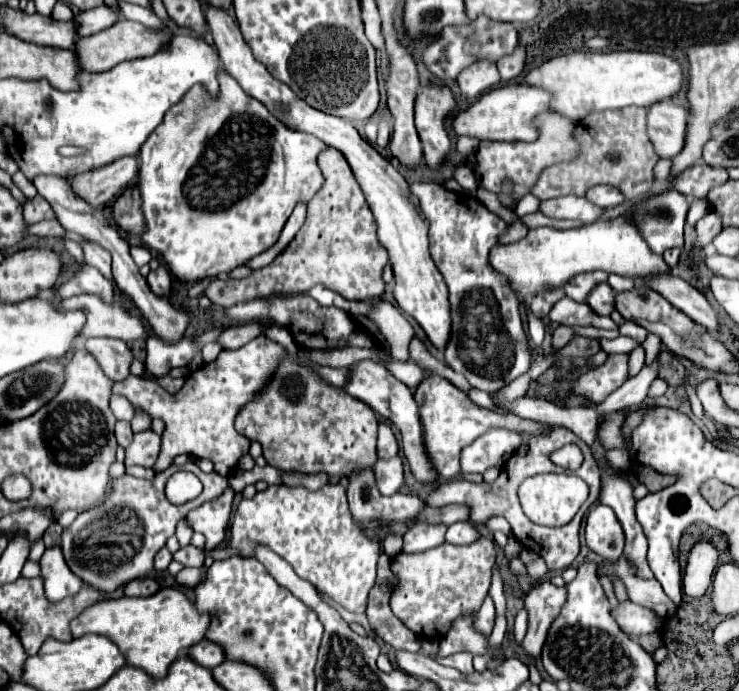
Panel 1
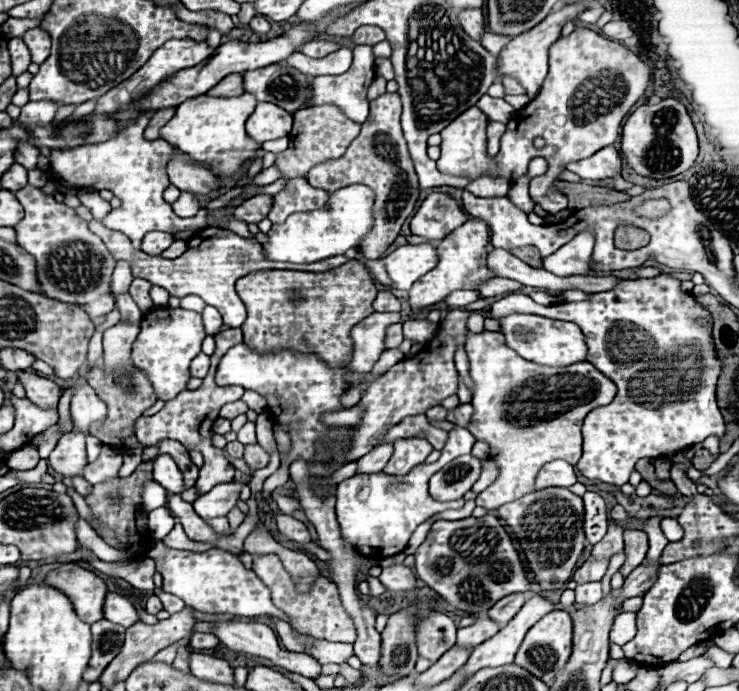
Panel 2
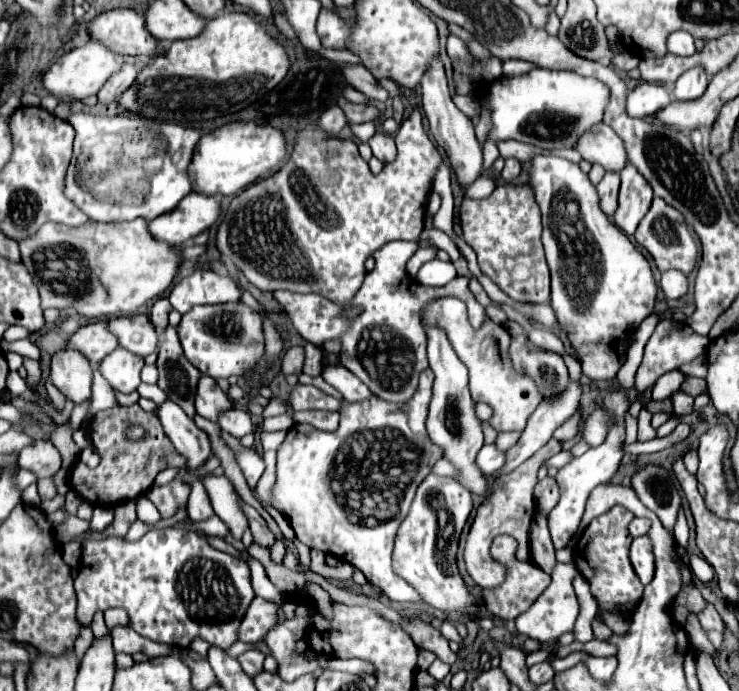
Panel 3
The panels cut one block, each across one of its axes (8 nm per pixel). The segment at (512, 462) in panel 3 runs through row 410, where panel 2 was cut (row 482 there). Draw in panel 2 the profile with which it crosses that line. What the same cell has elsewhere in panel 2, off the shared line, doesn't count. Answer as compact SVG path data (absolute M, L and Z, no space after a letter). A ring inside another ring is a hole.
M554 460L554 462L548 462L546 466L542 466L542 470L536 476L534 490L544 490L544 488L552 488L552 486L568 488L574 482L576 482L574 468L564 460Z

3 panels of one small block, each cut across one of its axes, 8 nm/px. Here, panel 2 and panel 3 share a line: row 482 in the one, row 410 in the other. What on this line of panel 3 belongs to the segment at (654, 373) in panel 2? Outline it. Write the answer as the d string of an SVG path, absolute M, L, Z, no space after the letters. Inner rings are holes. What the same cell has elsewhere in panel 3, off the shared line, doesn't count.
M608 392L602 400L602 408L606 408L612 416L614 416L614 426L610 428L610 434L606 438L606 442L598 448L590 448L586 454L582 454L580 458L574 458L570 464L566 464L564 468L558 470L556 474L556 480L558 480L558 486L560 486L560 500L558 504L552 508L550 512L550 534L552 534L552 540L554 540L554 546L556 548L566 548L570 538L574 536L574 532L578 530L578 524L582 520L582 514L584 514L584 504L588 500L588 494L602 482L610 482L610 478L616 474L618 466L620 466L620 460L622 460L622 442L625 442L625 413L630 406L628 398L626 398L626 392Z

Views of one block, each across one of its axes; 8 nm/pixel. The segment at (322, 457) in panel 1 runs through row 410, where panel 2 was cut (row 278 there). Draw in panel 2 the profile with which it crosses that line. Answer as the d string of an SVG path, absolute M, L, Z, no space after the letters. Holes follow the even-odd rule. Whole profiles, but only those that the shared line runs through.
M354 260L328 272L298 272L298 270L250 272L236 282L236 292L248 310L248 318L242 324L246 346L250 346L254 352L260 354L276 350L296 350L300 354L316 354L324 364L336 368L352 360L354 342L350 330L374 312L372 302L378 290L370 270L362 262Z

